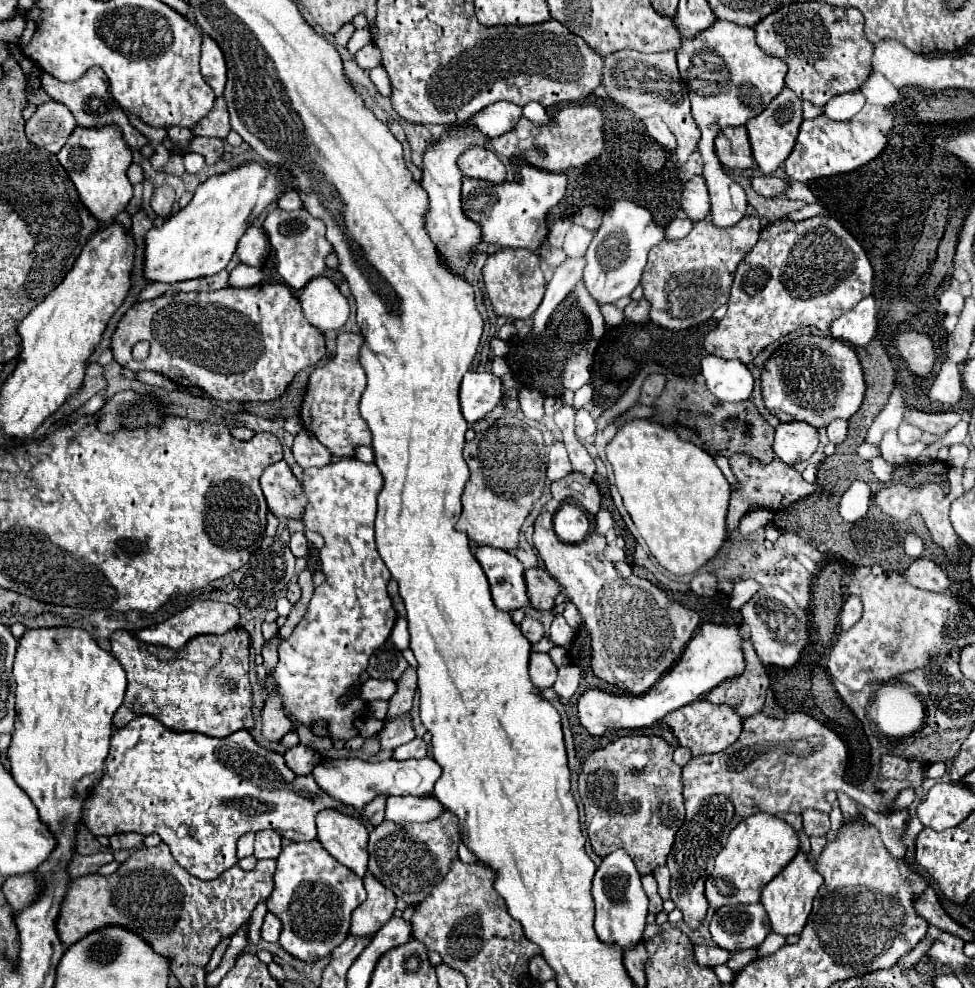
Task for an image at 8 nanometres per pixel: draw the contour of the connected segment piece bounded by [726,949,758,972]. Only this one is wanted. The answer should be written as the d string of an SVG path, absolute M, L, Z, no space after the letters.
M747 949L743 951L732 952L731 959L727 962L727 966L734 972L738 972L743 969L750 961L753 961L757 957L756 949Z

